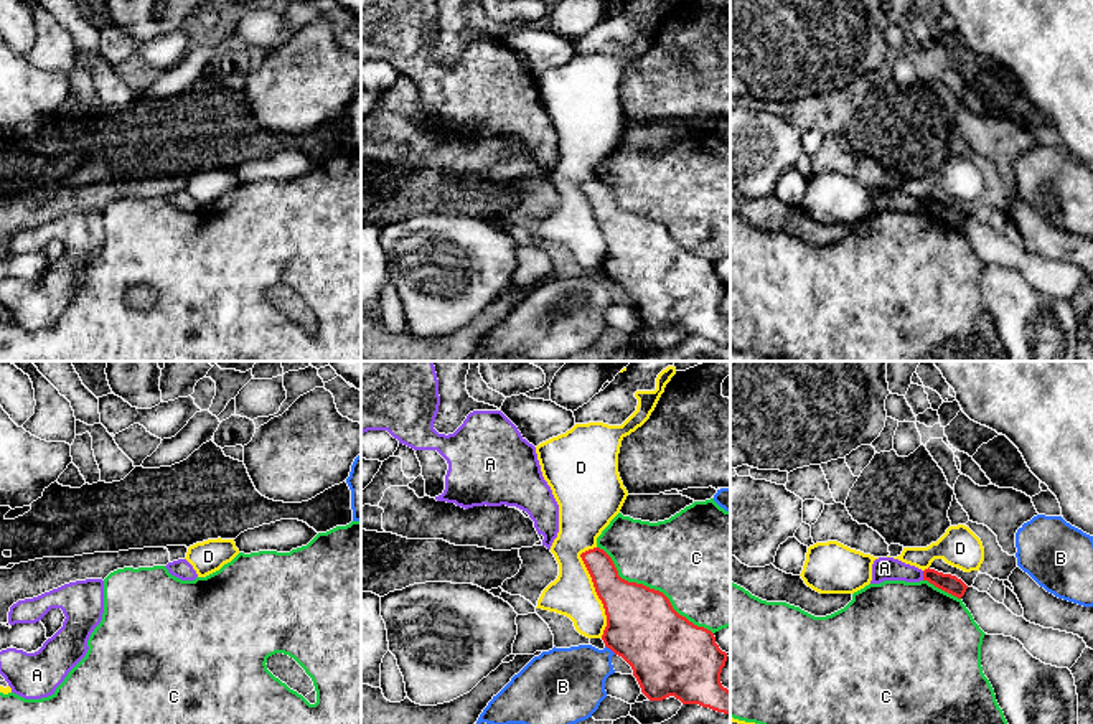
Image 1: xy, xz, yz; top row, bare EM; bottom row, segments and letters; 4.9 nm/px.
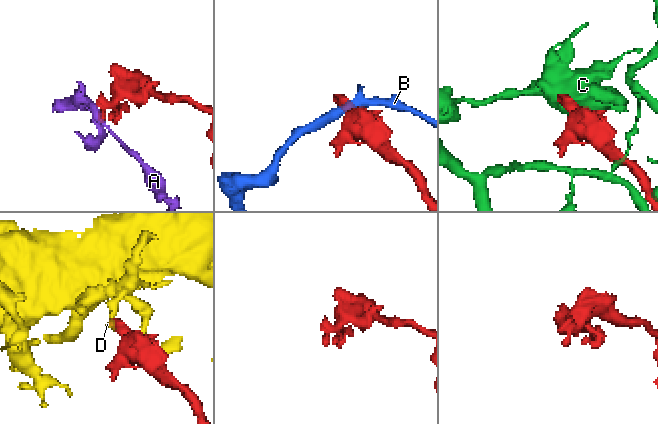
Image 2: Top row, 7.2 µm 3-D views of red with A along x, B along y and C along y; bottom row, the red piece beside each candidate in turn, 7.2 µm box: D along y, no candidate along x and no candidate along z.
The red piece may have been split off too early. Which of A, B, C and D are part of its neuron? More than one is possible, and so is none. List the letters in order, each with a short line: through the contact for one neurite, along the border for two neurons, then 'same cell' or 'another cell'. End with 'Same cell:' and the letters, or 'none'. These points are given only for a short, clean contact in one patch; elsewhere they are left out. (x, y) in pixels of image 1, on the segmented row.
A: line yz (922, 571), (924, 579); another cell
B: another cell
C: another cell
D: another cell
Same cell: none

